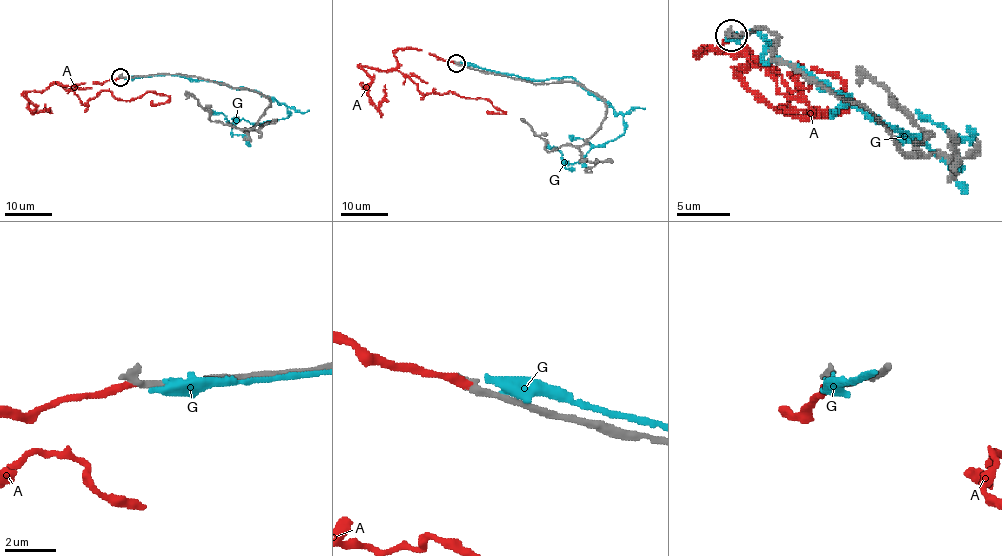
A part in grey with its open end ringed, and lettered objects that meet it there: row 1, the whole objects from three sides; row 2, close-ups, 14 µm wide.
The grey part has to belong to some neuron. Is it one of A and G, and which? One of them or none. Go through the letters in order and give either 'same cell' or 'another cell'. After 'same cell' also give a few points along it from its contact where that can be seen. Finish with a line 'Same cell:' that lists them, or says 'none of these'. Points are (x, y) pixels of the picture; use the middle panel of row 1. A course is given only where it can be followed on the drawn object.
A: same cell; course (457, 63), (416, 49), (394, 54), (397, 69), (423, 94), (451, 91), (486, 98), (505, 111), (487, 111)
G: another cell
Same cell: A

